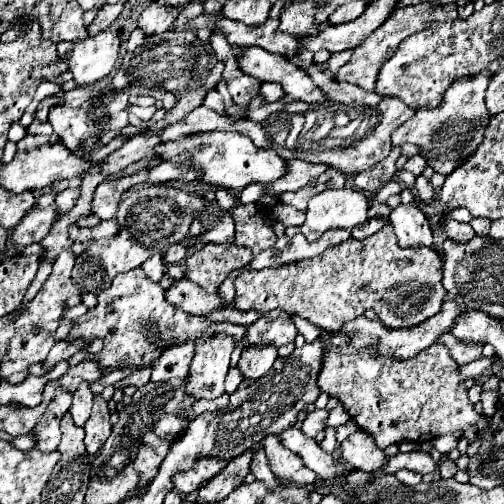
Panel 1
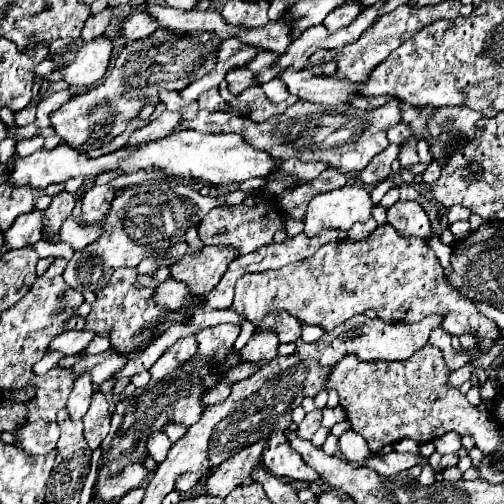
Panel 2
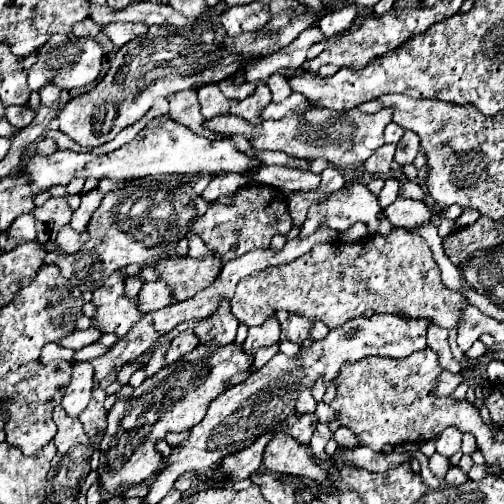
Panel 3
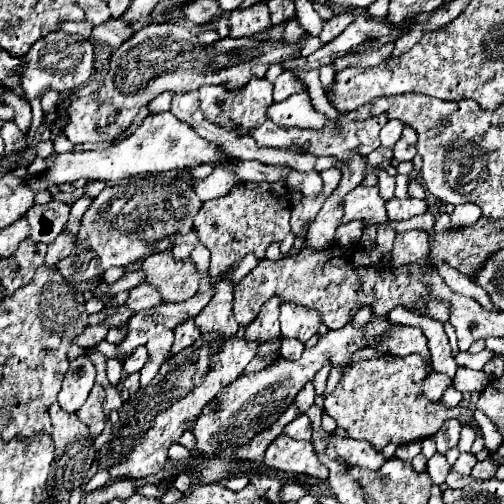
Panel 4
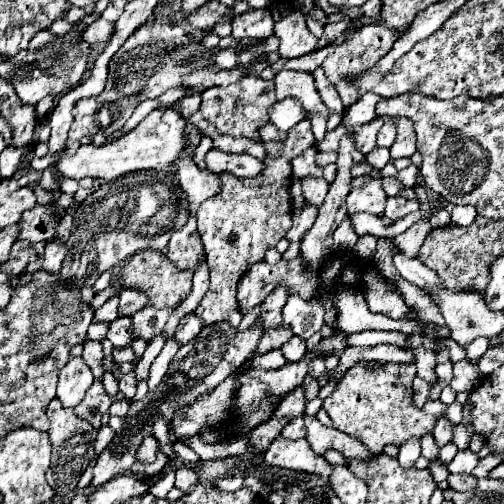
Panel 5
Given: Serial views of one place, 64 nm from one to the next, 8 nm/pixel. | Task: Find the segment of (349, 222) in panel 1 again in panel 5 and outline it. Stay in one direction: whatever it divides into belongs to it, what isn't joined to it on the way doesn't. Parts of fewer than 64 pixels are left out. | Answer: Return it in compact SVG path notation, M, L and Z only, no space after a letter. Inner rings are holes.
M372 178L372 182L362 188L352 188L350 194L346 196L346 202L348 202L348 214L370 212L370 214L384 218L386 194L384 194L382 182L378 178Z

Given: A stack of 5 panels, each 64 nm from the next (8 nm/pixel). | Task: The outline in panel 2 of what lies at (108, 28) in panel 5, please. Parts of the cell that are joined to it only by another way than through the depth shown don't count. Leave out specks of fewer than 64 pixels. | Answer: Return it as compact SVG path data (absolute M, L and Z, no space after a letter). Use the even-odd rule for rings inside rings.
M140 12L122 24L120 38L124 38L124 40L146 38L146 36L152 36L152 32L156 32L158 28L162 28L162 26L158 24L158 20L154 16L150 16L148 12Z

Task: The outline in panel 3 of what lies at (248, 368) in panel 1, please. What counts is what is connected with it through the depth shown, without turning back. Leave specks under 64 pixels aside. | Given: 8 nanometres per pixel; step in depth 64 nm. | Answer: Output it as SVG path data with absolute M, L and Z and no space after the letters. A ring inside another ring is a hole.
M270 316L260 328L248 330L248 338L242 344L242 350L248 354L256 354L260 348L268 348L276 344L278 338L280 338L280 324L276 324L276 320L272 320Z

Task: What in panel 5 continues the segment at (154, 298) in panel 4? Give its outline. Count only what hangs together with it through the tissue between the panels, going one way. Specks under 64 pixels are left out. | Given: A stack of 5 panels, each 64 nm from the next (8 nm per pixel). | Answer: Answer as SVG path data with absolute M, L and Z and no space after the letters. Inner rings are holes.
M124 288L120 290L118 296L120 296L120 308L118 308L120 316L132 316L148 304L148 296L142 290Z

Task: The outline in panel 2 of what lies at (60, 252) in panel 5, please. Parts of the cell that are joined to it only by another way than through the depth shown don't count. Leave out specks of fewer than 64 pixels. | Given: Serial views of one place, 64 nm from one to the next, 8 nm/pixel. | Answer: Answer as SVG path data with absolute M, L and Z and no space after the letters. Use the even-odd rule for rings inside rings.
M68 218L62 228L60 228L62 240L72 244L76 250L86 248L90 242L94 242L102 234L102 224L92 224L92 226L80 226L74 218Z

